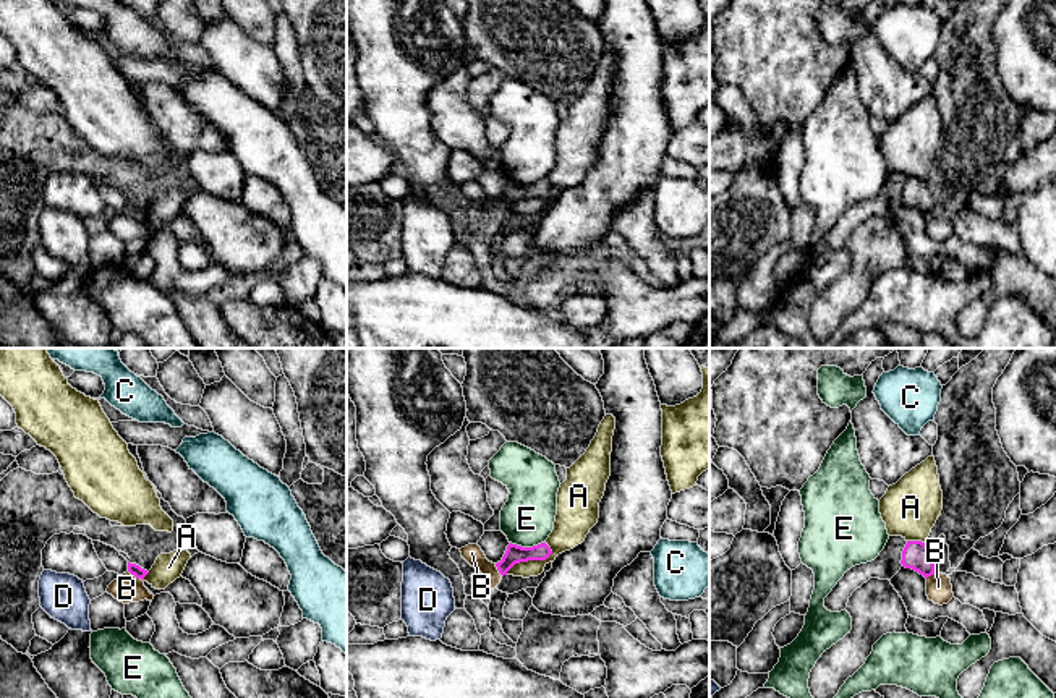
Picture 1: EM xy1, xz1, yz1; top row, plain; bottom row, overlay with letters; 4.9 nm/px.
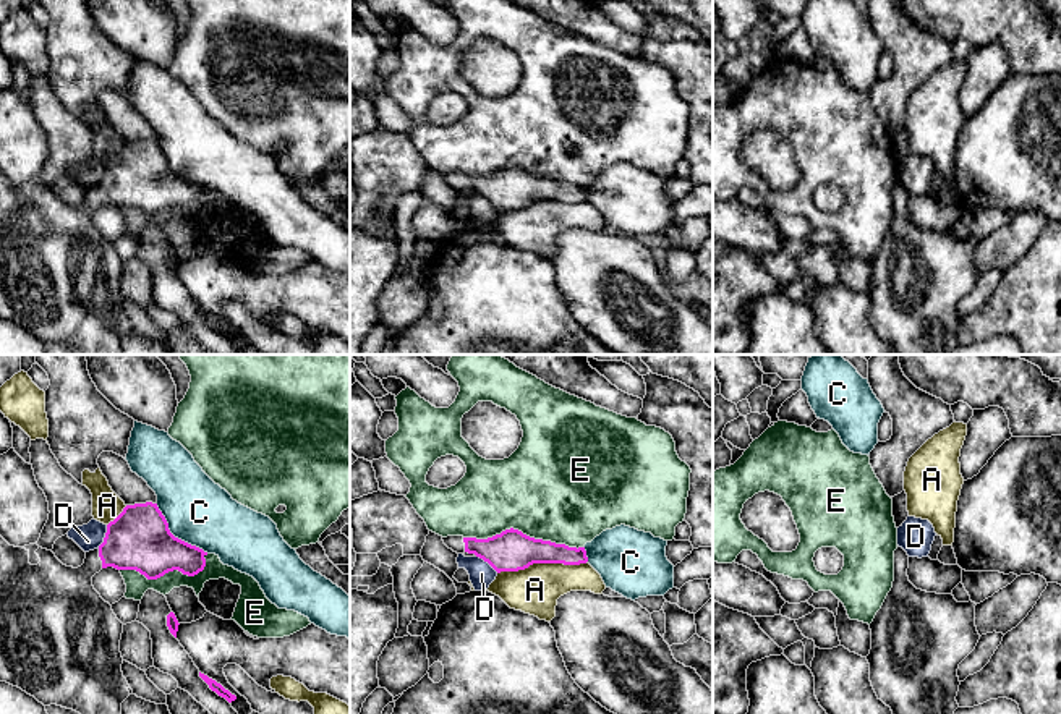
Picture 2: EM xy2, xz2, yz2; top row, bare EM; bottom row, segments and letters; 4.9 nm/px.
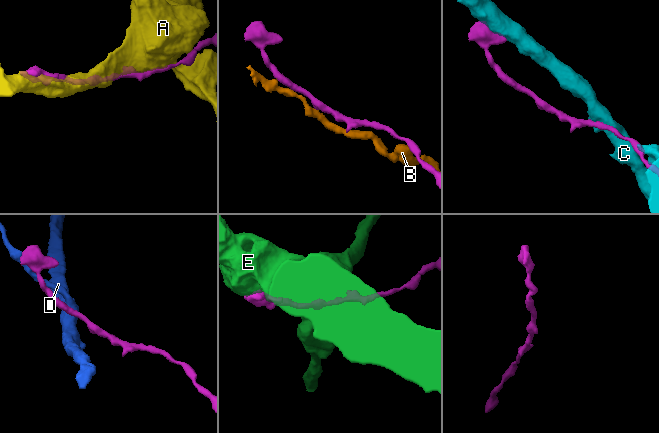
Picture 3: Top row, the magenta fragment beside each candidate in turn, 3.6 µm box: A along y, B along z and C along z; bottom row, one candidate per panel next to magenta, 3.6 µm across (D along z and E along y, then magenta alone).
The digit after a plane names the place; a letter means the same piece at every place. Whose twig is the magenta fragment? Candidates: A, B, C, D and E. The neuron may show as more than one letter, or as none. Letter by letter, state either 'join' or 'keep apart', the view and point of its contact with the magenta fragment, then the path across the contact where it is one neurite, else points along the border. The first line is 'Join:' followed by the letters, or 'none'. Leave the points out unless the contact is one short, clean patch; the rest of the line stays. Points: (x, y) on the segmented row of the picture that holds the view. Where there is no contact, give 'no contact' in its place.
Join: none
A: keep apart | xz2 (541, 562)
B: keep apart | xy1 (135, 575) | along xy1 (128, 570), (141, 580)
C: keep apart | xy2 (174, 536) | along xy2 (156, 504), (167, 528), (175, 536), (208, 552)
D: keep apart | xy2 (106, 536) | along xy2 (107, 525), (104, 541), (98, 548)
E: keep apart | xz2 (522, 533)

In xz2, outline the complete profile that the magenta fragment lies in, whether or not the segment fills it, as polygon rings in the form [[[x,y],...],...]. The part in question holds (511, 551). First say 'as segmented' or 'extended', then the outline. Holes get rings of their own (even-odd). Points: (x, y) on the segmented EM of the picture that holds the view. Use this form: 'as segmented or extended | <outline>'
extended | [[[513,528],[488,539],[447,536],[442,541],[457,554],[475,554],[497,573],[525,570],[533,563],[580,565],[588,562],[585,547],[535,539]]]

